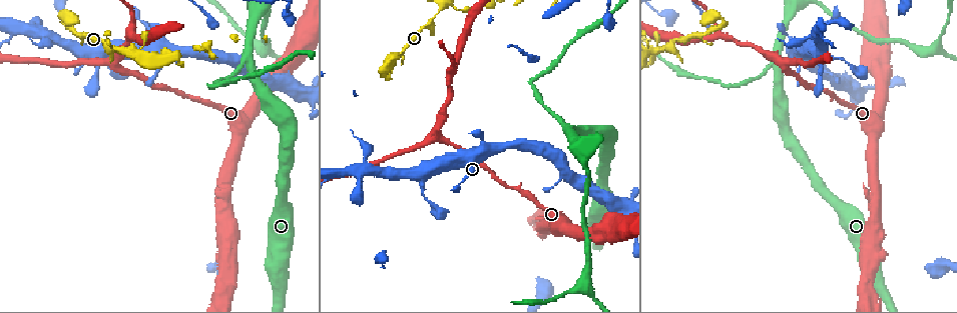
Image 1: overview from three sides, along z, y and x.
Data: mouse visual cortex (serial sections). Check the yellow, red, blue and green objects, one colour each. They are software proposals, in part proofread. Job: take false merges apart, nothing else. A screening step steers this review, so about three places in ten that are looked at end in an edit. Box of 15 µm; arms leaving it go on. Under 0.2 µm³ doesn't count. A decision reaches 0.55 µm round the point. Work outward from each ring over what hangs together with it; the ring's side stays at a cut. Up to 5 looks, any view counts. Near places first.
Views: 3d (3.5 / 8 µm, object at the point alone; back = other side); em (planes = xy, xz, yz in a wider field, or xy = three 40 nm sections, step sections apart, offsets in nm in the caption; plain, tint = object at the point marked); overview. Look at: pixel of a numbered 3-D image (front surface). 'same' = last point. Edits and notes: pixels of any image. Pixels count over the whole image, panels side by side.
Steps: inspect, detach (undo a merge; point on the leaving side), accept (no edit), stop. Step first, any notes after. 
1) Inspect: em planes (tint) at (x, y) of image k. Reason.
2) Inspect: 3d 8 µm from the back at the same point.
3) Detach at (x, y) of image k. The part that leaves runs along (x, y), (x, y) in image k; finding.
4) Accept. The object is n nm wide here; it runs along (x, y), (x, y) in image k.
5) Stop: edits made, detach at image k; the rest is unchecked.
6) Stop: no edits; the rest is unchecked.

Inspect: 3d 3.5 µm at (247, 58) of image 1.

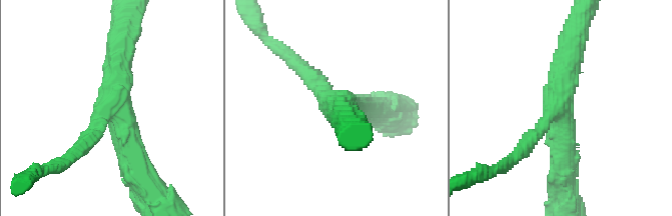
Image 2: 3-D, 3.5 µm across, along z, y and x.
Inspect: em xy step 2 (tint) at (113, 107) of image 2. 3 arms meet here; the arms are 250, 400, 400 nm wide; now the EM.

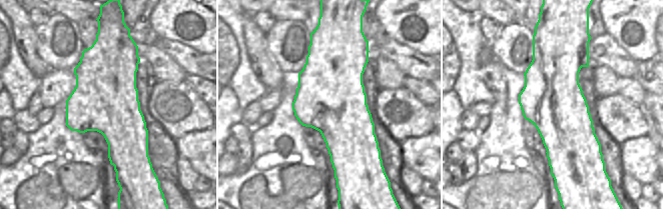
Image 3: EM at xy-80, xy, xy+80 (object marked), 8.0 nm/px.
Inspect: em xy step 3 (tint) at the same point. Another direction.

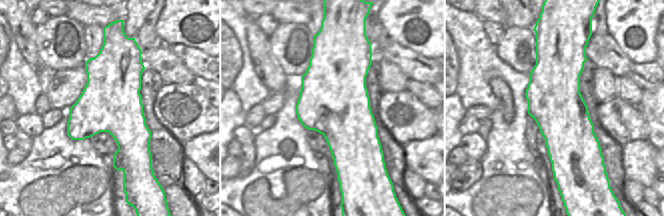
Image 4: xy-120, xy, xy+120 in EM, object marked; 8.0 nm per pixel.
Accept. It runs along (135, 171), (114, 109), (120, 45) in image 2; all the same cell.

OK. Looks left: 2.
Inspect: 3d 3.5 µm at (121, 51) of image 1. Thin arm on a thick one.

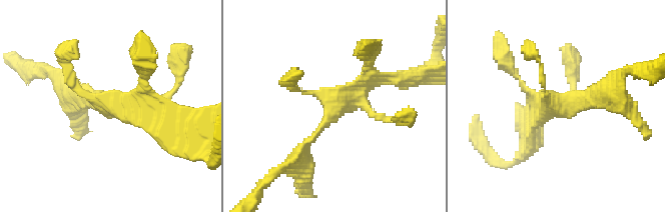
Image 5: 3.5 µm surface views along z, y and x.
Inspect: em xy step 2 (tint) at (109, 106) of image 5.

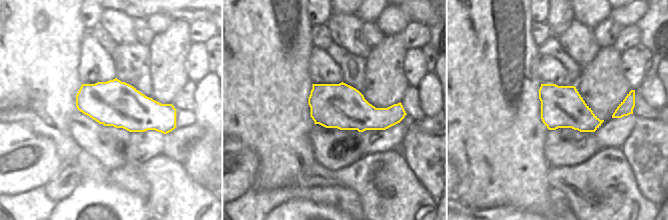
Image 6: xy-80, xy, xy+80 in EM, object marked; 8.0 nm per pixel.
Accept. It runs along (296, 157), (349, 93), (389, 78) in image 5; all the same cell.

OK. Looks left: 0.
Stop: no edits; the rest is unchecked.

